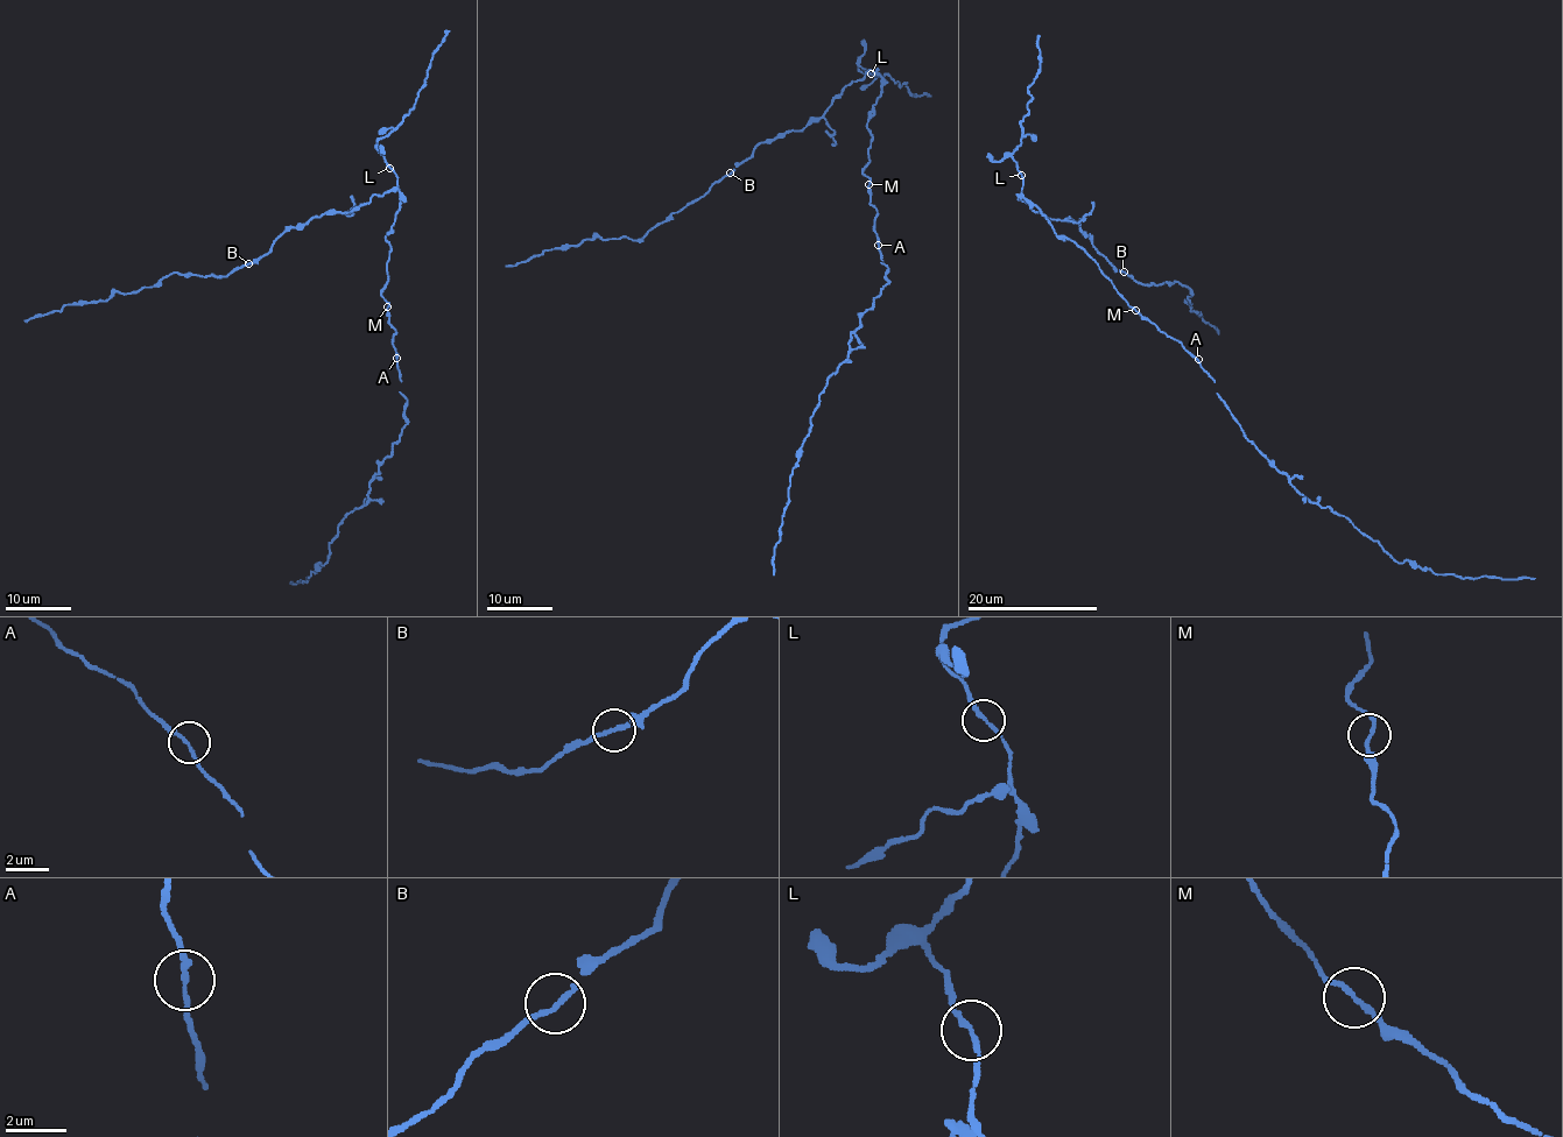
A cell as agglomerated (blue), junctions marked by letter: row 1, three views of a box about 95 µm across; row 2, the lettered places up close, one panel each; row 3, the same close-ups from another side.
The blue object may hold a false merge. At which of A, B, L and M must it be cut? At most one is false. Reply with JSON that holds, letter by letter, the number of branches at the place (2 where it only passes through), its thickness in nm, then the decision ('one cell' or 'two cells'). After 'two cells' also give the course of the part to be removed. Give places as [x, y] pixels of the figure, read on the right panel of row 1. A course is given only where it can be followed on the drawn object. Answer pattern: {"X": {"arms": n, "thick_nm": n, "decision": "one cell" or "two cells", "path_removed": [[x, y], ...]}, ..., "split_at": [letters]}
{"A": {"arms": 2, "thick_nm": 150, "decision": "one cell"}, "B": {"arms": 2, "thick_nm": 150, "decision": "one cell"}, "L": {"arms": 2, "thick_nm": 150, "decision": "one cell"}, "M": {"arms": 2, "thick_nm": 150, "decision": "one cell"}, "split_at": []}

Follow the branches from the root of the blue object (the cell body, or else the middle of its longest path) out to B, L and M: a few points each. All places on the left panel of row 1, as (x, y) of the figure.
B: (387, 267), (386, 235), (399, 209), (396, 190), (374, 195), (351, 212), (324, 212), (288, 227), (248, 265)
L: (387, 267), (391, 245), (386, 235), (394, 225), (400, 202), (396, 175), (388, 167)
M: (387, 267), (387, 283), (380, 295), (388, 303), (387, 306)

